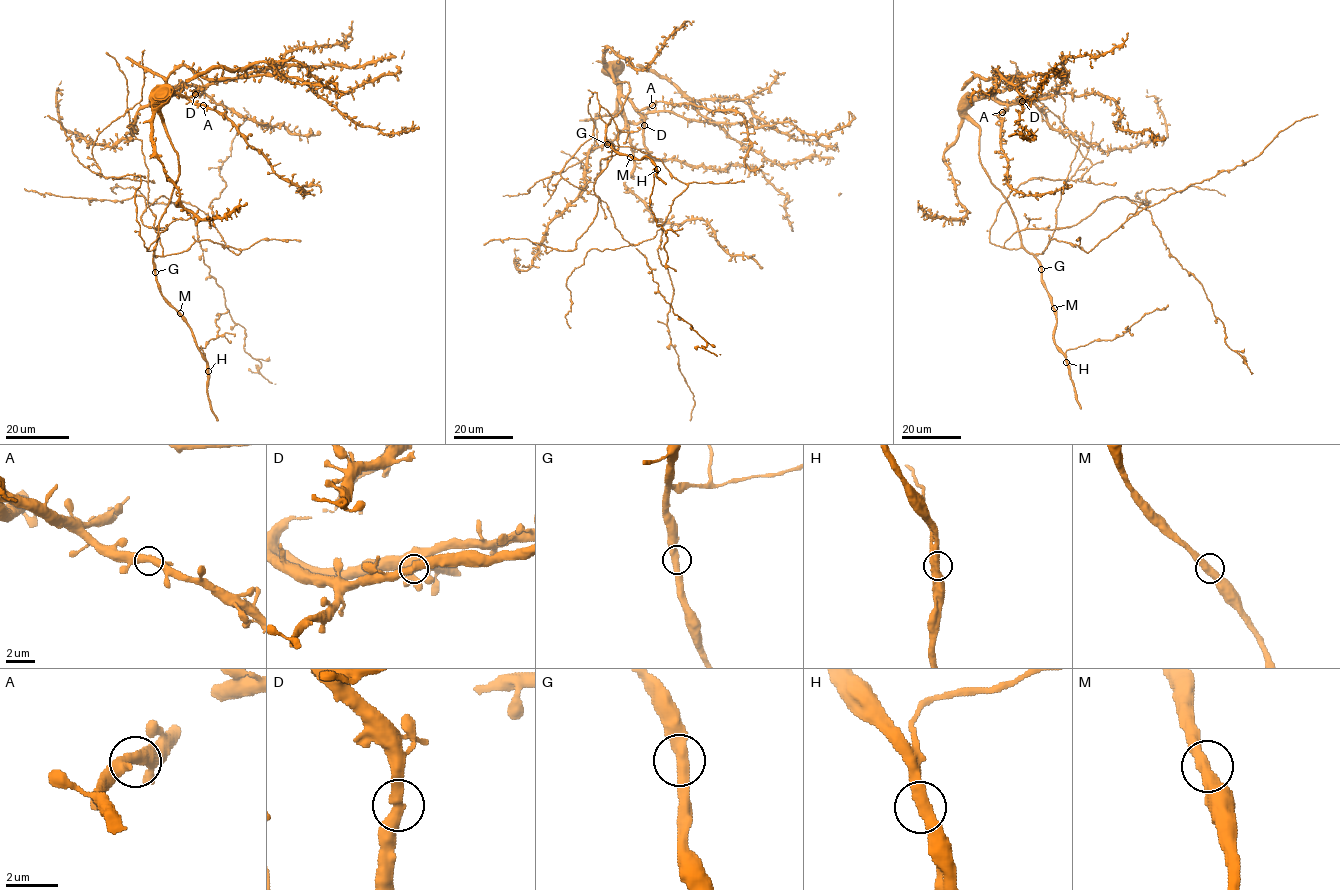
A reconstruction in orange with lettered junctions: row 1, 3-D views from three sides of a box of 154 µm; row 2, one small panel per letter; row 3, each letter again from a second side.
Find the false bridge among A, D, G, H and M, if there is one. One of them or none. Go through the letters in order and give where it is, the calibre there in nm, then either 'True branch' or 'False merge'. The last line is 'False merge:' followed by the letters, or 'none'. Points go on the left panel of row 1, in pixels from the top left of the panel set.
A: Place: (203, 105). Thickness 460 nm. True branch
D: Place: (195, 94). Thickness 480 nm. True branch
G: Place: (155, 272). Thickness 440 nm. True branch
H: Place: (208, 371). Thickness 460 nm. True branch
M: Place: (180, 313). Thickness 440 nm. True branch
False merge: none

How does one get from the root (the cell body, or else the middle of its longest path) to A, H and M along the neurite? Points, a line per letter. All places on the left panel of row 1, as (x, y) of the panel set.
A: (179, 160), (164, 123), (160, 100), (172, 90), (203, 105)
H: (179, 160), (178, 180), (159, 223), (153, 255), (155, 280), (163, 298), (190, 328), (208, 371)
M: (179, 160), (178, 180), (159, 223), (153, 267), (160, 293), (180, 313)

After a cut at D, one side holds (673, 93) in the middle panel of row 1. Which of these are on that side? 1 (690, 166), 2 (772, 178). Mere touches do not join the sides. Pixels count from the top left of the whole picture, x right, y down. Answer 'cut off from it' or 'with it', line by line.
1: cut off from it
2: cut off from it

